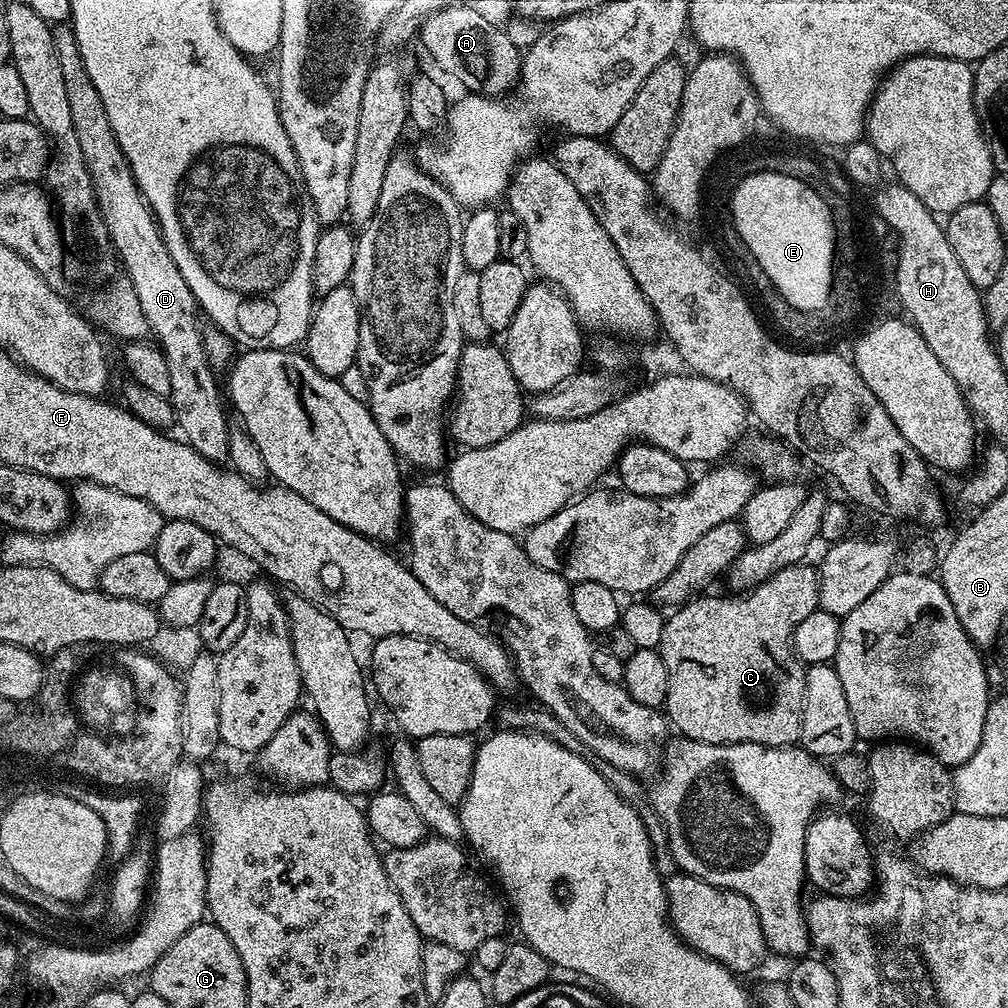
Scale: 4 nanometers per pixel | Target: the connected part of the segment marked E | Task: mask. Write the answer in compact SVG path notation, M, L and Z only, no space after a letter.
M755 172L744 177L730 193L730 214L739 220L744 239L760 257L769 276L780 285L788 300L802 308L821 304L828 287L831 232L824 205L794 180Z

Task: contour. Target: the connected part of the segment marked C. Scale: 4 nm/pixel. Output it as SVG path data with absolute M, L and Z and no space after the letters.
M801 562L791 564L782 570L778 570L766 582L762 582L756 588L745 591L743 594L728 594L732 596L704 596L708 594L700 594L688 601L687 604L679 605L675 609L673 616L669 615L664 621L664 629L662 630L662 638L660 639L659 654L662 662L666 662L666 674L670 674L670 686L668 693L664 699L664 708L666 709L667 719L670 721L671 727L680 731L679 735L685 740L693 740L694 742L710 742L711 744L737 744L738 742L754 742L762 746L774 746L775 748L786 748L795 745L800 739L800 731L802 730L802 710L804 709L804 695L806 694L806 678L804 677L804 669L806 667L803 660L796 655L794 647L794 637L796 635L796 627L804 618L810 618L810 614L820 608L820 578L815 567L811 568L811 563Z

